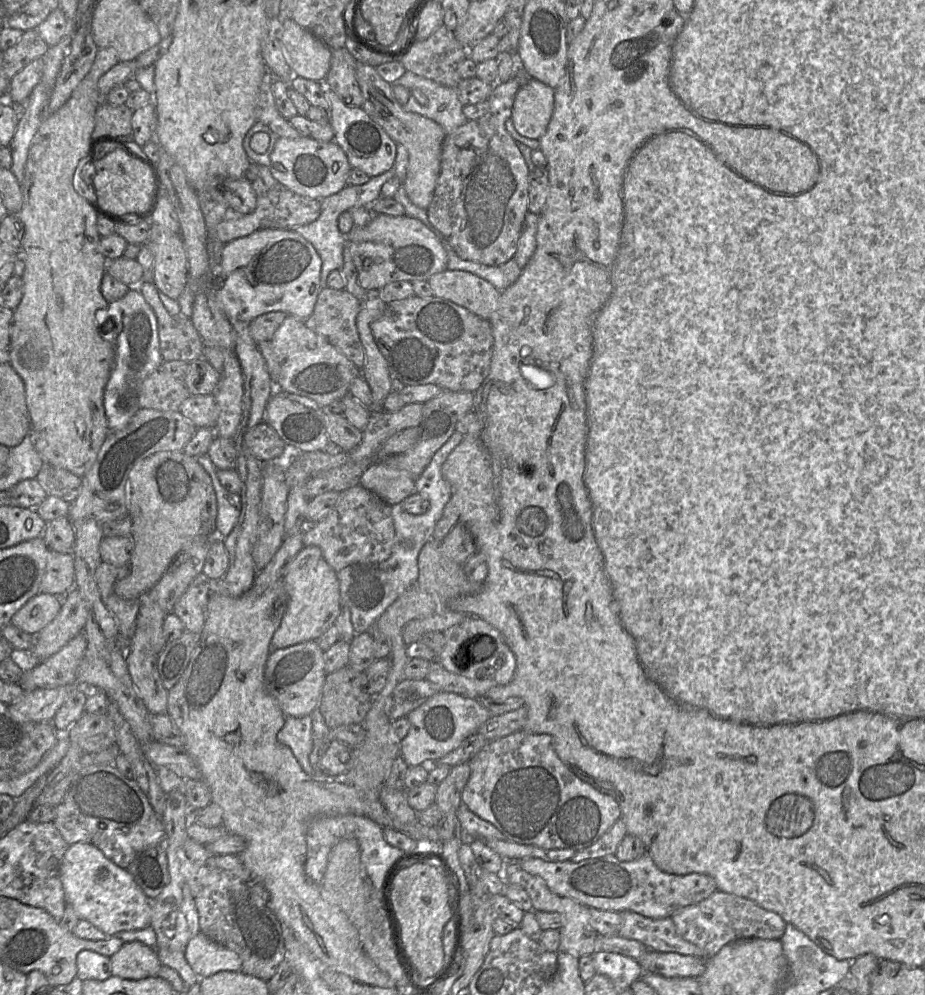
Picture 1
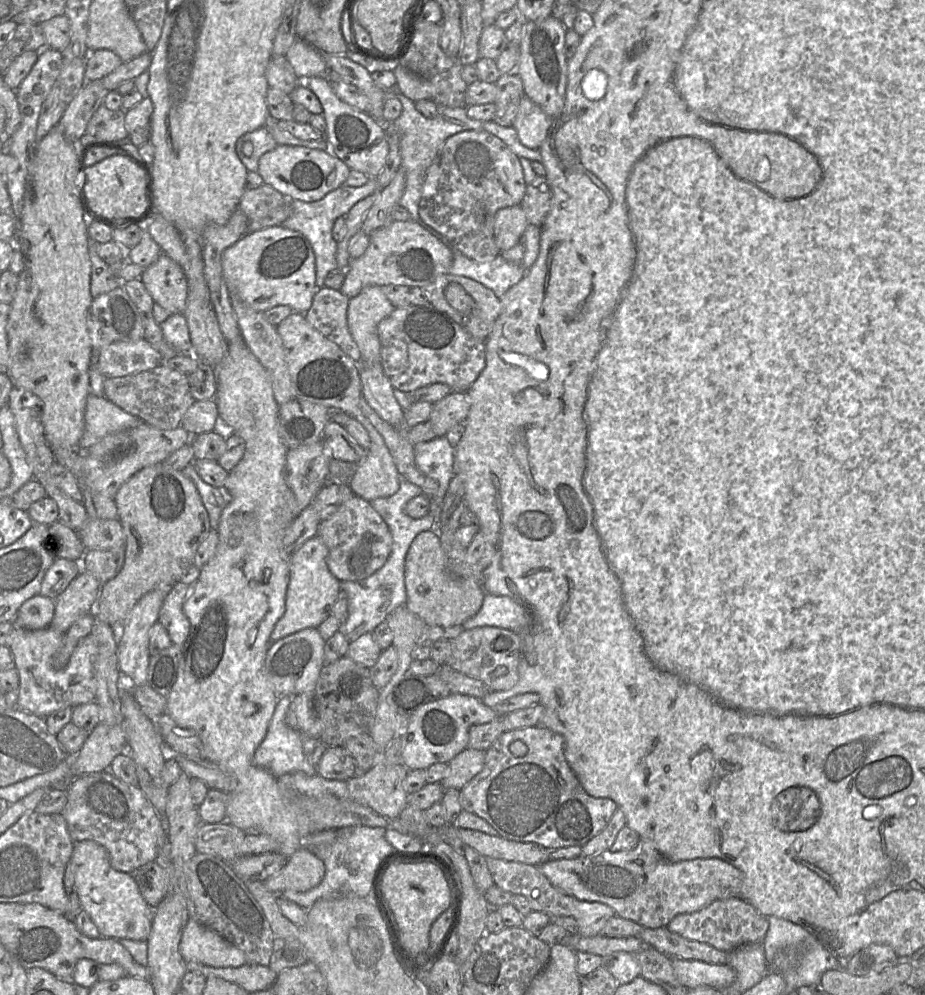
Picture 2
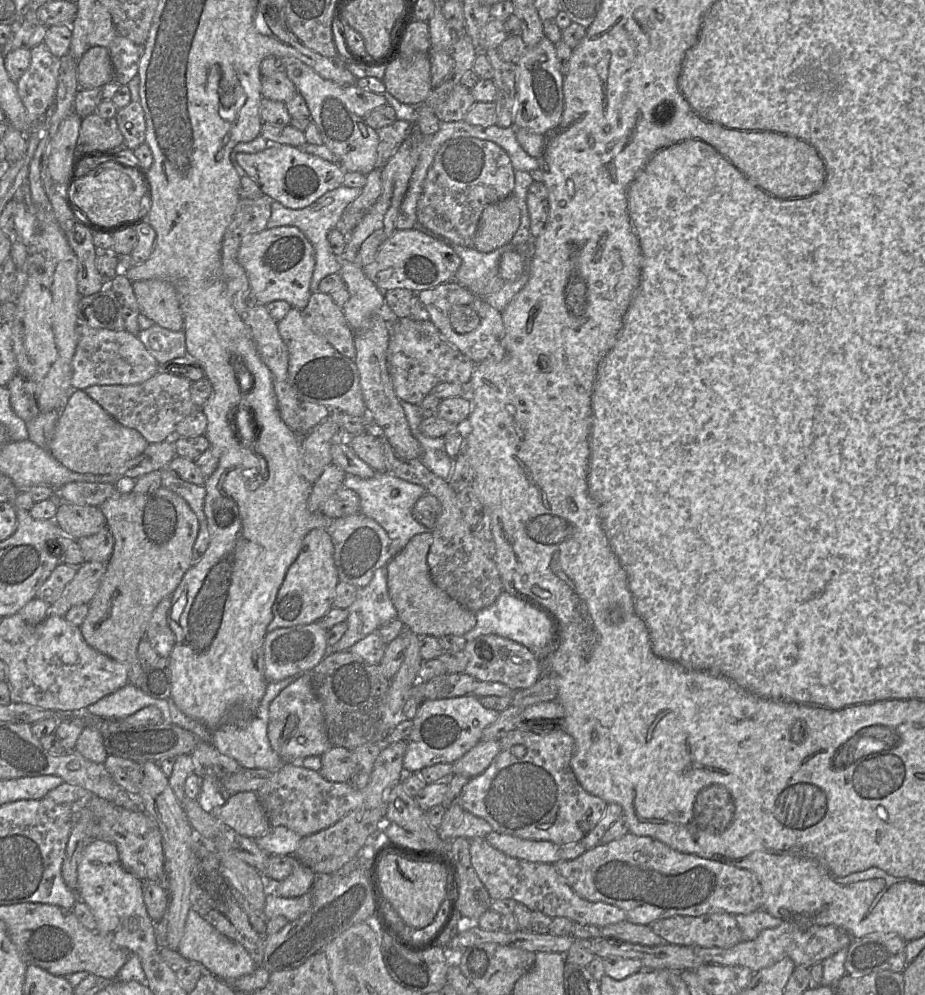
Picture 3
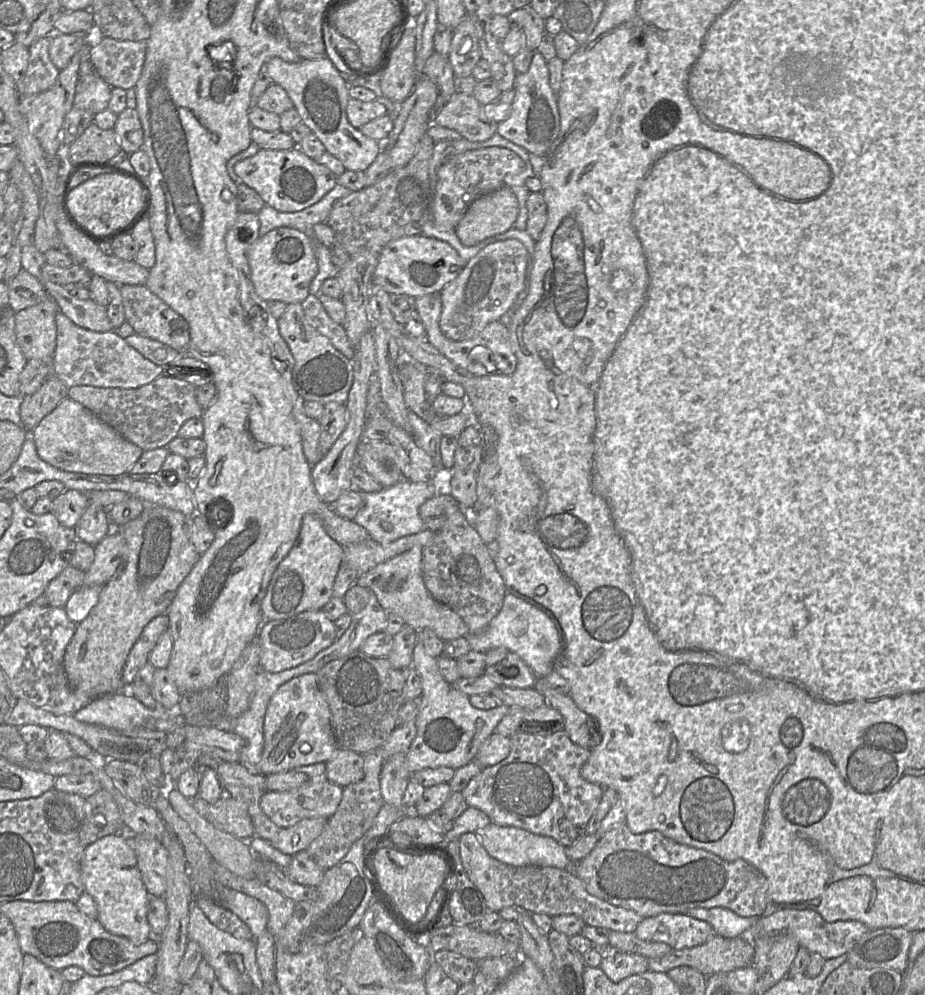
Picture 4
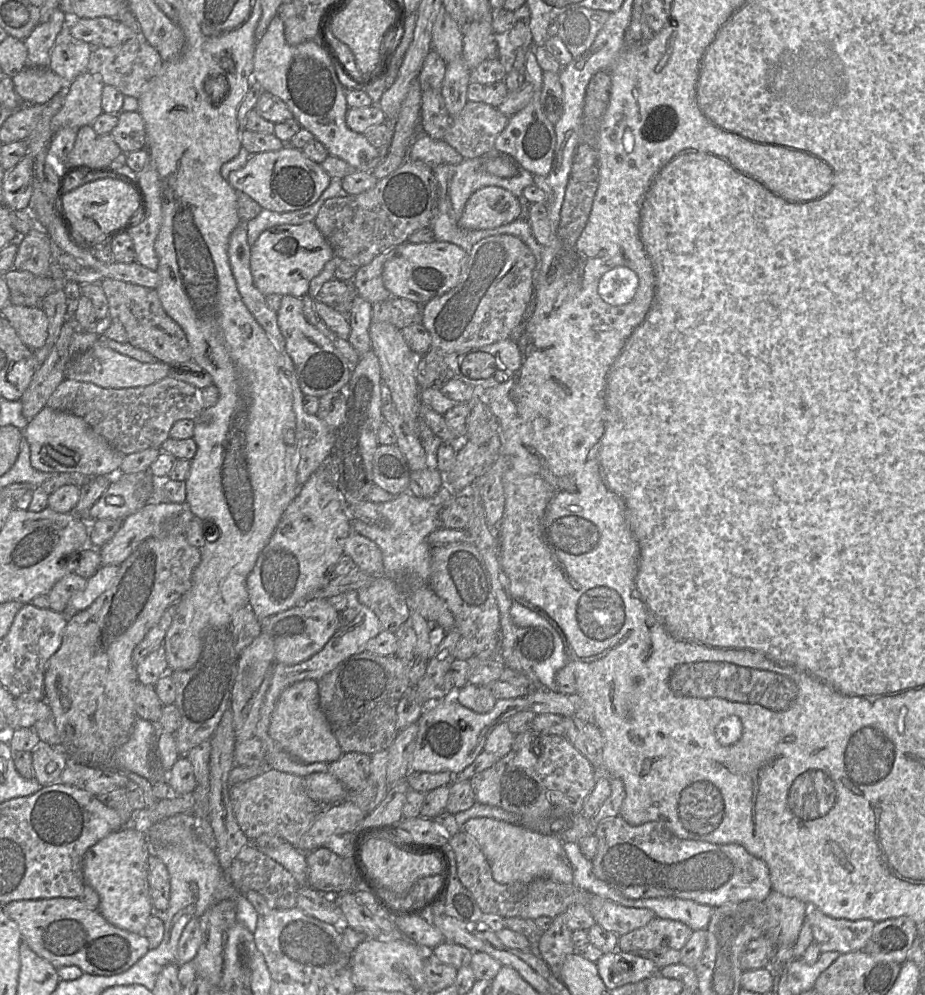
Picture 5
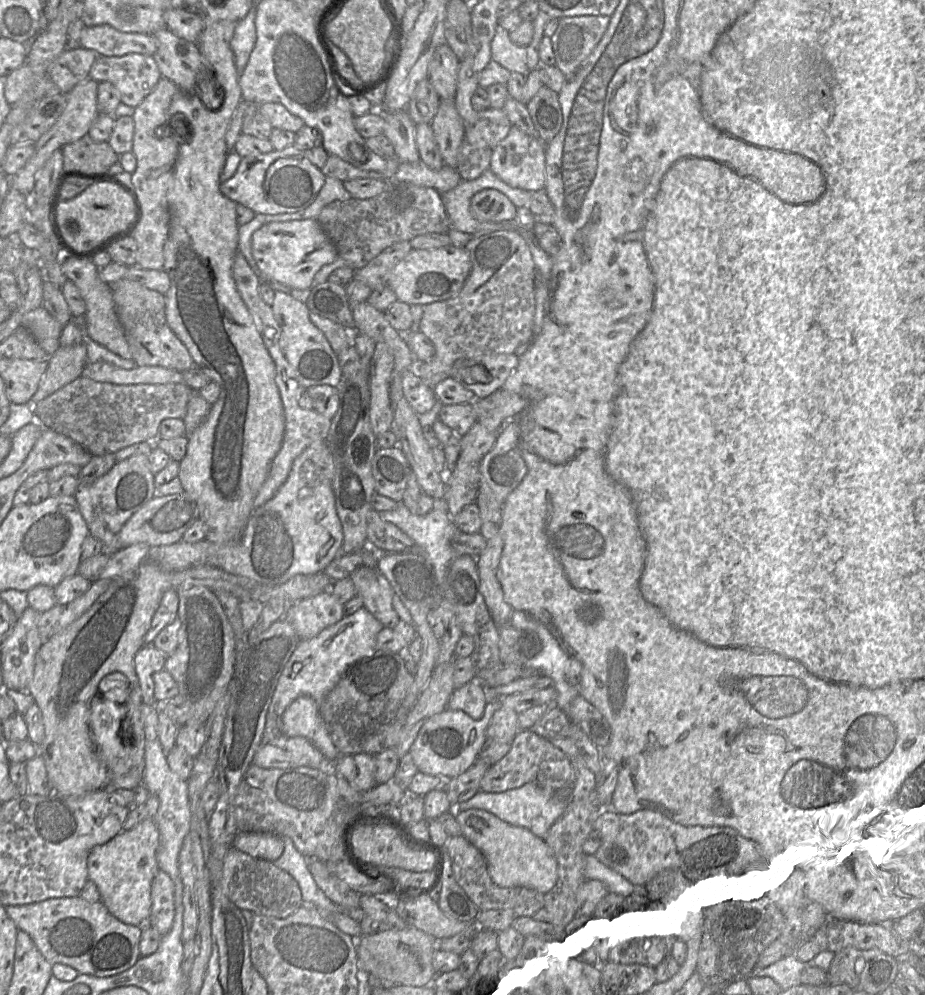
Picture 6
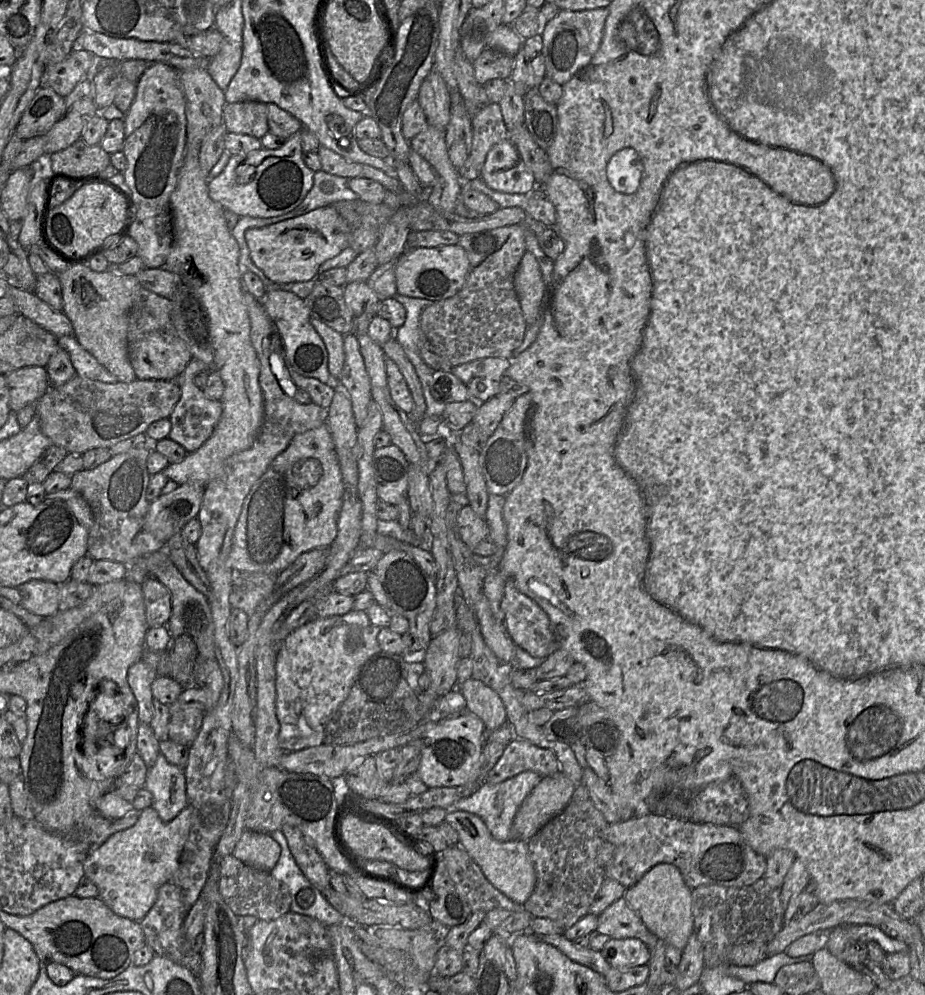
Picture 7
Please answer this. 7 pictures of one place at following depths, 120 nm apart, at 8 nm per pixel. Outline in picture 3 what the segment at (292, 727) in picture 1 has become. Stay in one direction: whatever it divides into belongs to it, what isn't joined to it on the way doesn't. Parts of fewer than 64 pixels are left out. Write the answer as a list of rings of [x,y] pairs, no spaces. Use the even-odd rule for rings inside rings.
[[[298,673],[278,682],[268,682],[265,694],[254,716],[247,720],[239,720],[238,710],[233,710],[228,714],[225,721],[219,727],[215,729],[209,729],[201,722],[185,715],[180,709],[178,709],[173,700],[168,699],[171,715],[170,723],[193,732],[201,740],[212,741],[213,745],[221,754],[234,759],[241,767],[248,769],[265,769],[273,772],[279,769],[285,762],[278,755],[278,753],[272,749],[268,739],[267,727],[269,720],[269,706],[284,688],[286,688],[303,674],[304,673]]]

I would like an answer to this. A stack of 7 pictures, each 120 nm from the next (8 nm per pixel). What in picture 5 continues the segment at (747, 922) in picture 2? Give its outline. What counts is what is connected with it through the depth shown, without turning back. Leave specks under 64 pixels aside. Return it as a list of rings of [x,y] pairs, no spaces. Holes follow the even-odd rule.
[[[655,917],[645,926],[620,936],[618,949],[628,953],[663,947],[679,951],[692,932],[691,928],[679,921]]]

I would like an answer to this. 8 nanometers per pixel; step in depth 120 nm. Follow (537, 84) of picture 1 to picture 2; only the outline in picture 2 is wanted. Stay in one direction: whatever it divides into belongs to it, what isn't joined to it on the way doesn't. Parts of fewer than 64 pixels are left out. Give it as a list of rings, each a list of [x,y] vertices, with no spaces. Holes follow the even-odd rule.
[[[524,95],[521,98],[513,127],[524,146],[540,150],[553,120],[537,104]]]

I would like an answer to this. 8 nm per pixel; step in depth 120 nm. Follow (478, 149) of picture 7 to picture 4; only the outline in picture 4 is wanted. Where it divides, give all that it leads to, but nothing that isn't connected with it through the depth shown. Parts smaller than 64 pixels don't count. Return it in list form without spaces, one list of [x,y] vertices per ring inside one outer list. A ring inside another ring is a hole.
[[[456,91],[432,117],[432,124],[458,132],[472,142],[482,142],[492,137],[499,123],[480,119],[481,104],[473,95]]]

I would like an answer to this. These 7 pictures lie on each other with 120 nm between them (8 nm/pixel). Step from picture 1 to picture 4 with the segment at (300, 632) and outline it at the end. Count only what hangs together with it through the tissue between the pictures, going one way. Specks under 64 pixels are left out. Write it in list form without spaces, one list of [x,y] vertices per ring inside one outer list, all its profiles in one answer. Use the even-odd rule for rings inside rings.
[[[305,514],[297,541],[274,571],[261,602],[264,620],[281,620],[304,611],[322,610],[333,597],[343,555],[343,547],[327,534],[321,519],[316,514]]]

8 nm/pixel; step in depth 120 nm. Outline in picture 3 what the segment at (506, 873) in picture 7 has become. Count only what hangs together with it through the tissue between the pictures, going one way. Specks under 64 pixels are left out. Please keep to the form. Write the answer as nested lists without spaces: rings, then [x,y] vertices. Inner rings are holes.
[[[495,831],[486,835],[485,839],[493,848],[510,857],[553,865],[561,859],[561,847],[550,841],[526,840]]]

